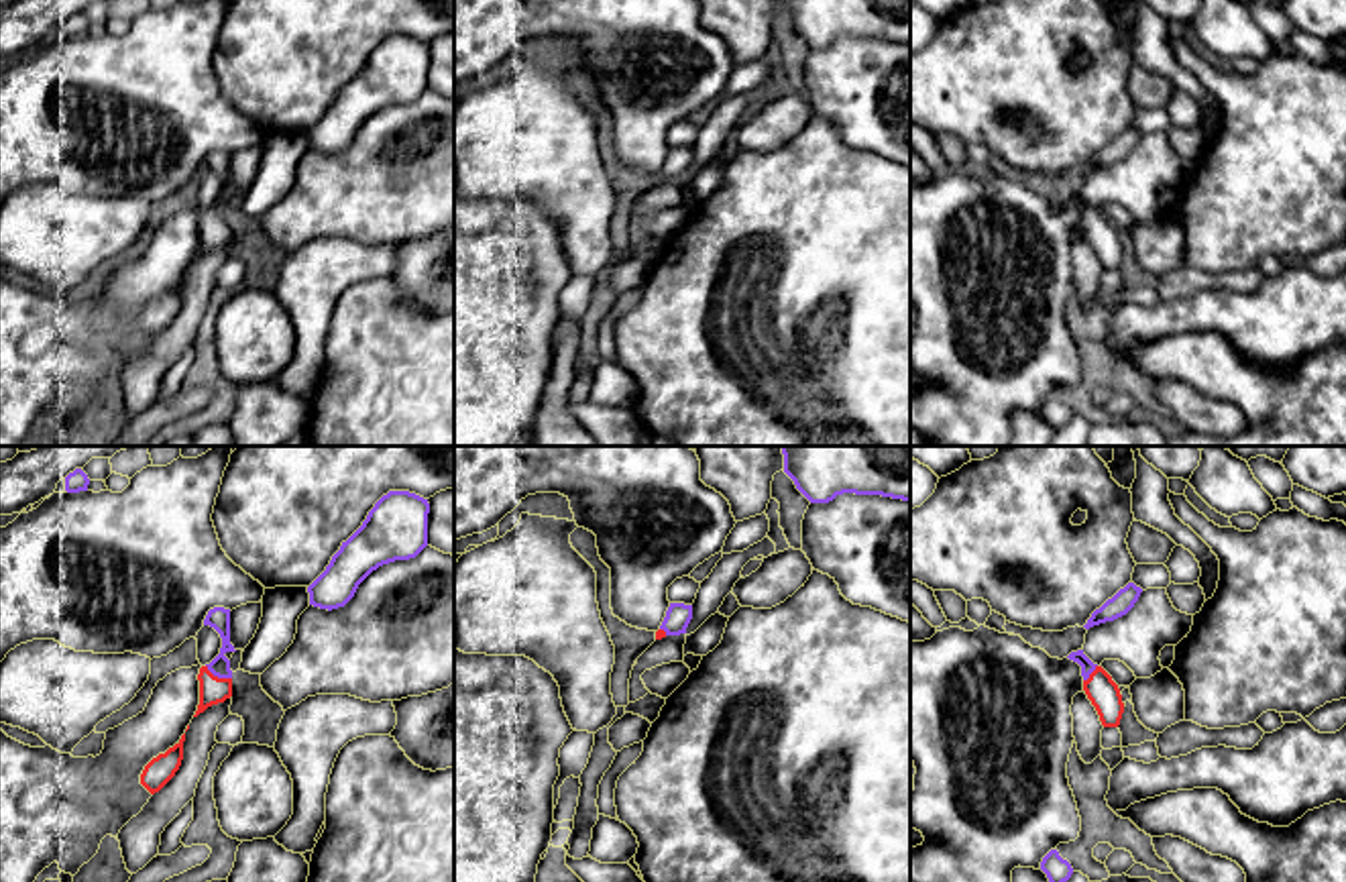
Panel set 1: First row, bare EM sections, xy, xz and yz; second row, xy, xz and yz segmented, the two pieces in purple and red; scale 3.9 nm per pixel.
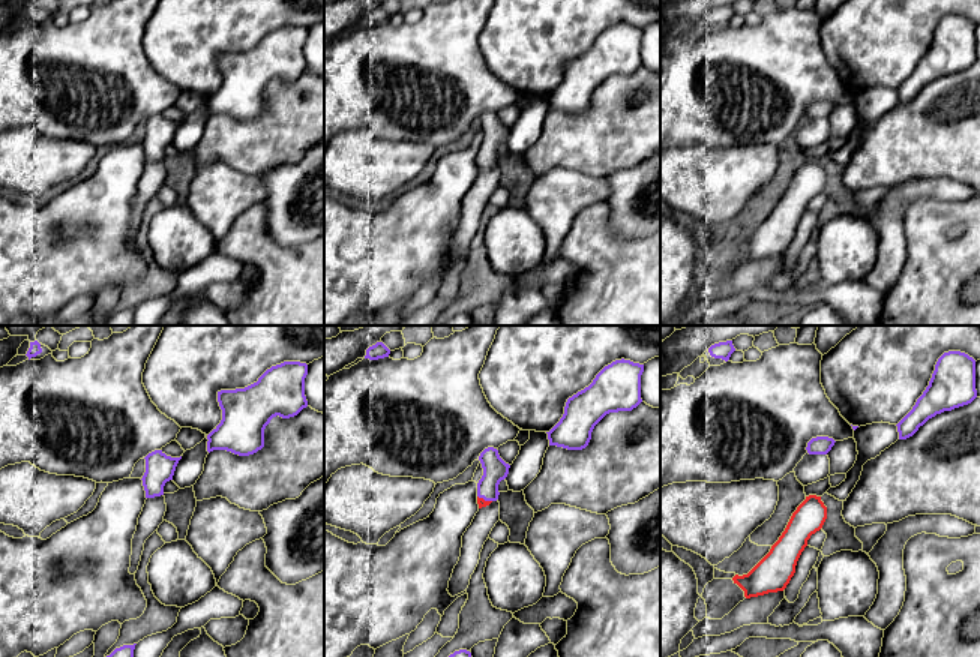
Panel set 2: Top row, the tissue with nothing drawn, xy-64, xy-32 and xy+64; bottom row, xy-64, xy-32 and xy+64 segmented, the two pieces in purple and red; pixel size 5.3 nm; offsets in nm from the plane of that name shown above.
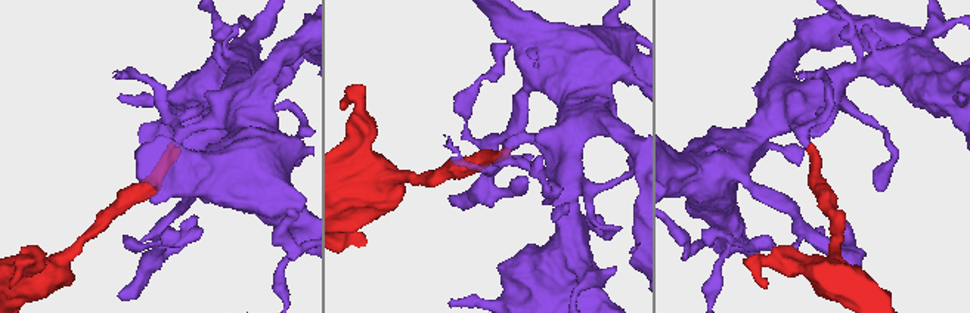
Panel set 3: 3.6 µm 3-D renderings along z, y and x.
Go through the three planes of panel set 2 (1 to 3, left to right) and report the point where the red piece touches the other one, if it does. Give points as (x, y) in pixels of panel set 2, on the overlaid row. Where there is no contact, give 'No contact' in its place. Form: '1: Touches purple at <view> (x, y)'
1: No contact
2: Touches purple at xy-32 (485, 500)
3: No contact

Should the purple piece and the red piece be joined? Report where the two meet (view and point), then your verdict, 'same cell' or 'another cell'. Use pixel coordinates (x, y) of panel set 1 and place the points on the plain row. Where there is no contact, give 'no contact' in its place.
meets purple in xy at (218, 221); same cell

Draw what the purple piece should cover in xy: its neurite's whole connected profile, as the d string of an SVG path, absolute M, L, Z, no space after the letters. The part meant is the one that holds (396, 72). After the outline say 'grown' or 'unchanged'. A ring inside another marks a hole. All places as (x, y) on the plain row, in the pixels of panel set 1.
M415 37L383 39L362 69L342 86L326 114L307 130L310 149L328 155L344 151L373 114L415 102L428 90L428 57L428 43Z; unchanged

